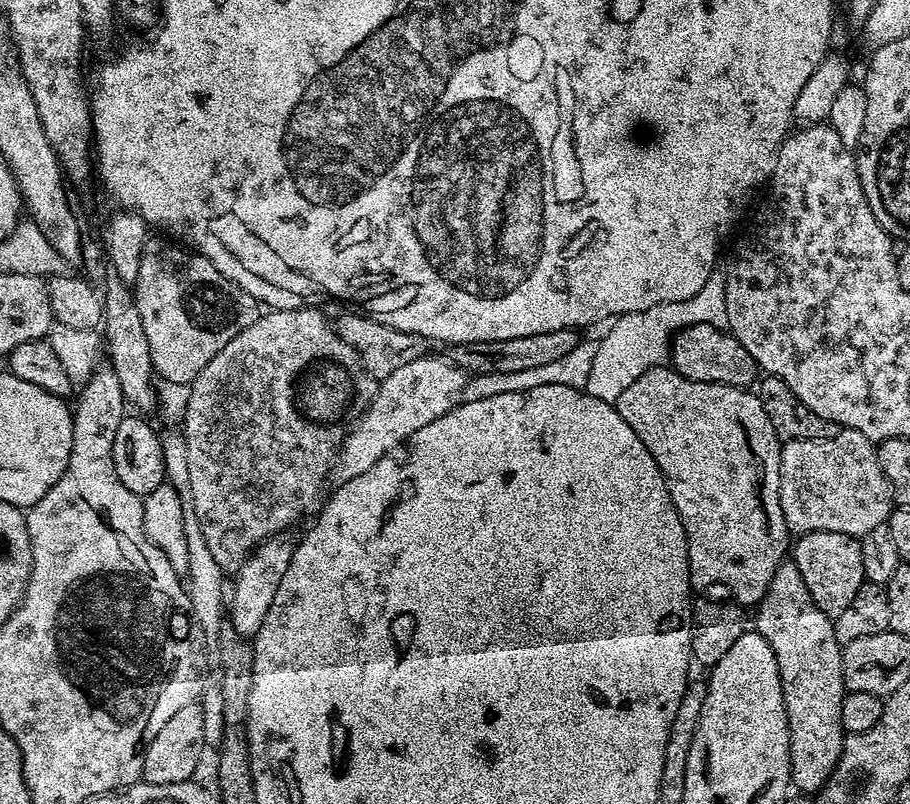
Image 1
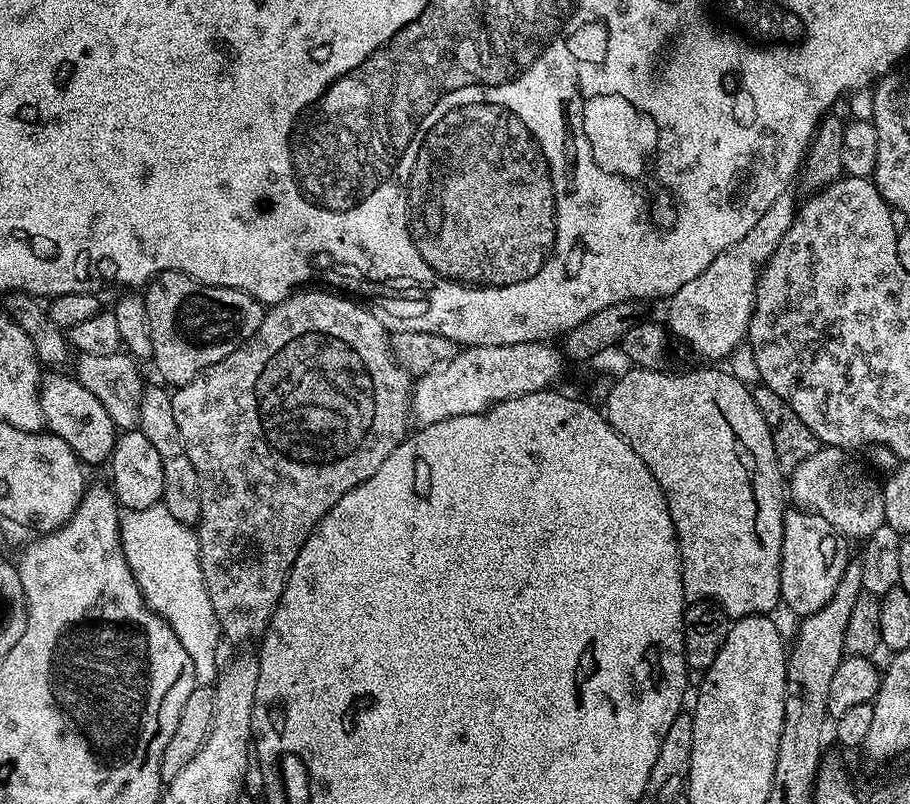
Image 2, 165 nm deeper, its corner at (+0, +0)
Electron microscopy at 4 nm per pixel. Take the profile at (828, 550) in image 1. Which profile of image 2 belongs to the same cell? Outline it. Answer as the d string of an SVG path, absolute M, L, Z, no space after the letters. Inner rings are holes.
M789 507L784 513L780 563L780 598L783 607L788 607L796 618L818 614L818 610L822 610L822 606L834 598L834 590L838 590L838 582L842 582L842 574L850 563L848 544L846 537L830 526L826 518L806 512L803 508Z

